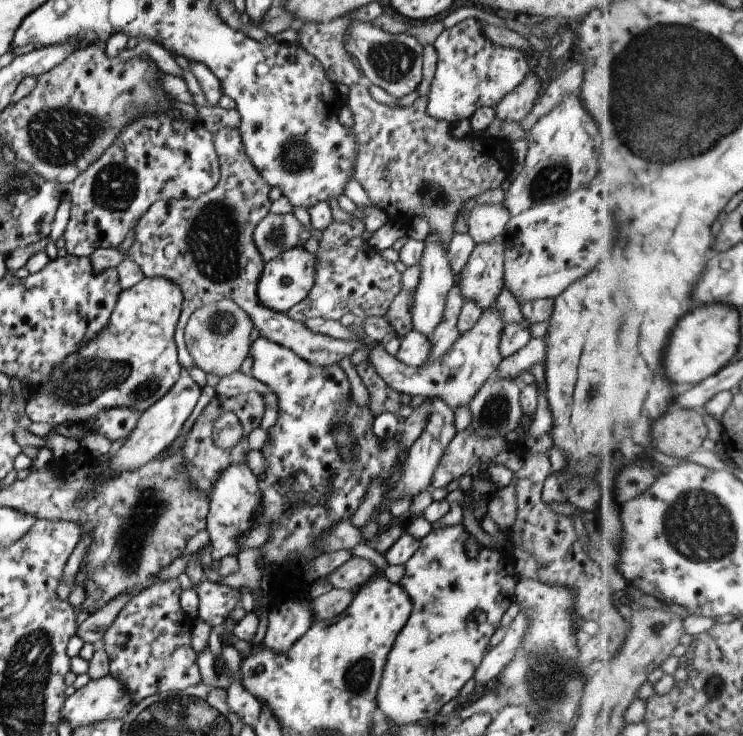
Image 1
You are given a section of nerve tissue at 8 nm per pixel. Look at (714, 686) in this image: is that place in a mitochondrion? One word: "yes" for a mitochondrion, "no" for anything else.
yes

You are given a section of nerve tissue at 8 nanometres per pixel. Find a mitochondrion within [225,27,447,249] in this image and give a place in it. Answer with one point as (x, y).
(391, 61)

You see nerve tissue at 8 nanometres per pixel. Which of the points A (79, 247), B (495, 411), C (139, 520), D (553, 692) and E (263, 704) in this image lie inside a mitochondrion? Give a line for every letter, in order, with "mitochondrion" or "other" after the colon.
A: other
B: mitochondrion
C: mitochondrion
D: mitochondrion
E: other

